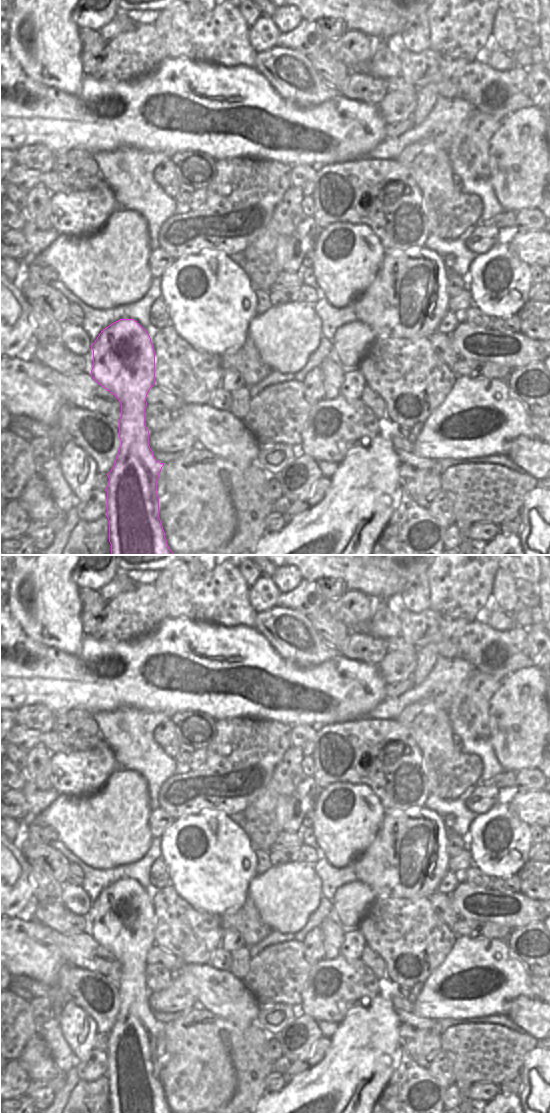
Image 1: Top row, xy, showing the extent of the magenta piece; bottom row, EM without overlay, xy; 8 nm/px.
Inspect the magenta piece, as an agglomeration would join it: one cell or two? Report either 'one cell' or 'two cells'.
one cell

